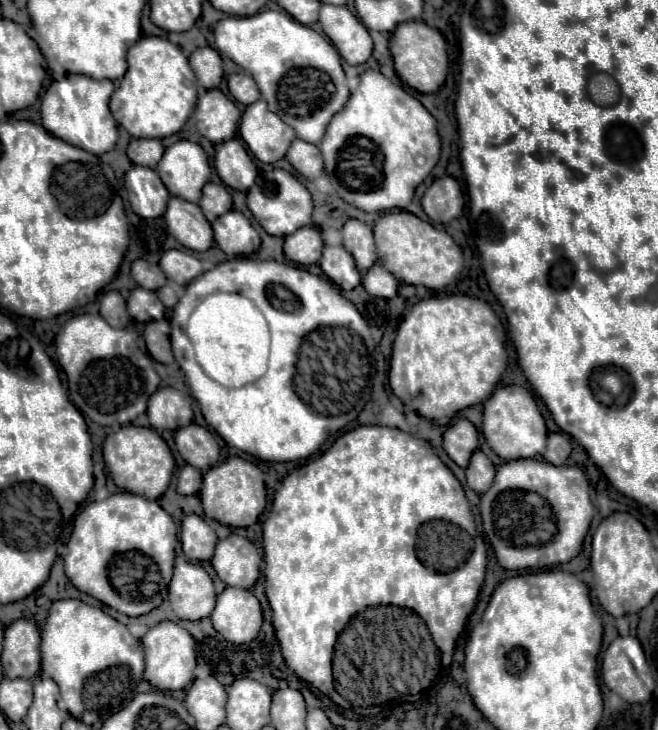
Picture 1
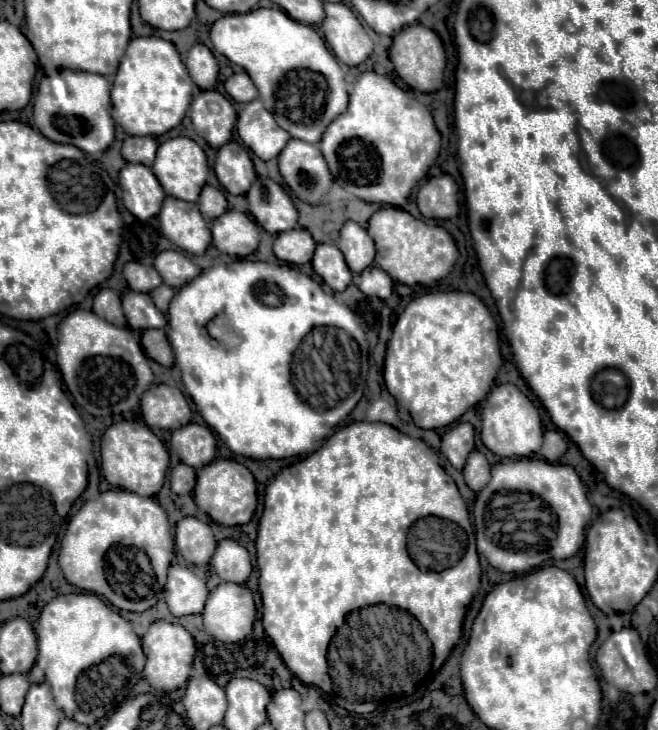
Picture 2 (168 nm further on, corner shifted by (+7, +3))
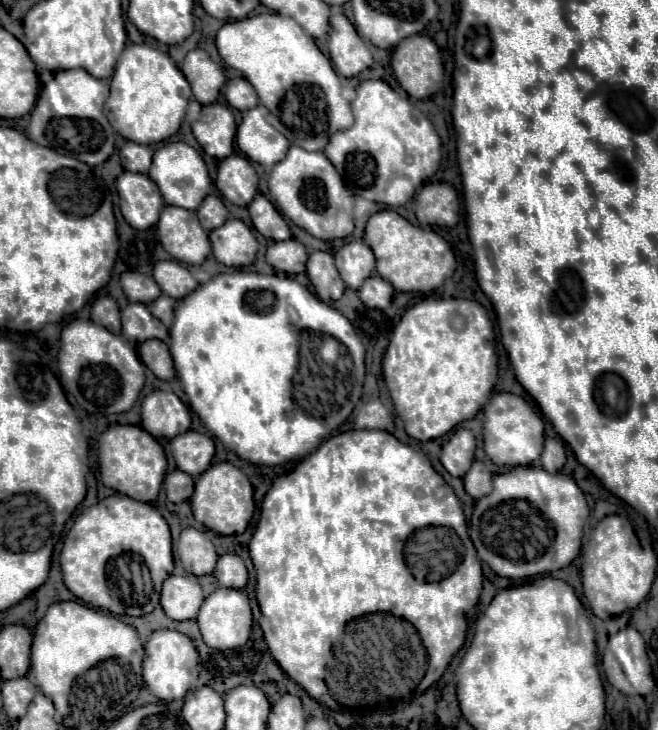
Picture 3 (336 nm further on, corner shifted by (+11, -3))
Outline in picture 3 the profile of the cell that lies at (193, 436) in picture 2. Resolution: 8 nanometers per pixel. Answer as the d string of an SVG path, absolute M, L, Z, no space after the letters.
M194 430L176 436L170 442L170 446L172 446L176 466L190 476L198 476L204 470L208 470L216 452L212 438Z

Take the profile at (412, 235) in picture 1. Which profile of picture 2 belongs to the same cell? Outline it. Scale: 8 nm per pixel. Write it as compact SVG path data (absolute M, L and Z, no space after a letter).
M380 208L368 222L368 234L376 244L376 260L374 264L384 268L392 276L392 280L414 286L414 284L432 284L442 280L454 266L456 260L456 244L452 236L440 228L424 224L416 220L402 208Z

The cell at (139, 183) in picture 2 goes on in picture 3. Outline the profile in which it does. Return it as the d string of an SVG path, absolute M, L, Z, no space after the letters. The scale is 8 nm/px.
M120 174L116 190L120 198L120 212L132 228L146 230L158 222L164 200L160 198L158 186L146 174Z

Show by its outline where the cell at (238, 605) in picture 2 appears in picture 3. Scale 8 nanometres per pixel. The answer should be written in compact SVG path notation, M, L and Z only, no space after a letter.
M232 588L214 590L204 600L204 604L202 604L200 612L198 612L198 626L200 626L204 642L210 648L230 650L230 648L244 646L248 642L250 630L252 630L252 610L250 610L248 596L242 590L232 590Z

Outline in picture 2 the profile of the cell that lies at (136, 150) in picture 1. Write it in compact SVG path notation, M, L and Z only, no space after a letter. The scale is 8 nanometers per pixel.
M128 136L122 144L122 156L126 162L140 162L150 166L156 156L158 142L152 136Z

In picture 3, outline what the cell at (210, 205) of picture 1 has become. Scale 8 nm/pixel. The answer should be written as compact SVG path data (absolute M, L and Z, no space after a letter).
M206 196L198 208L198 218L204 230L214 230L216 226L222 226L228 220L228 216L228 208L218 196Z

